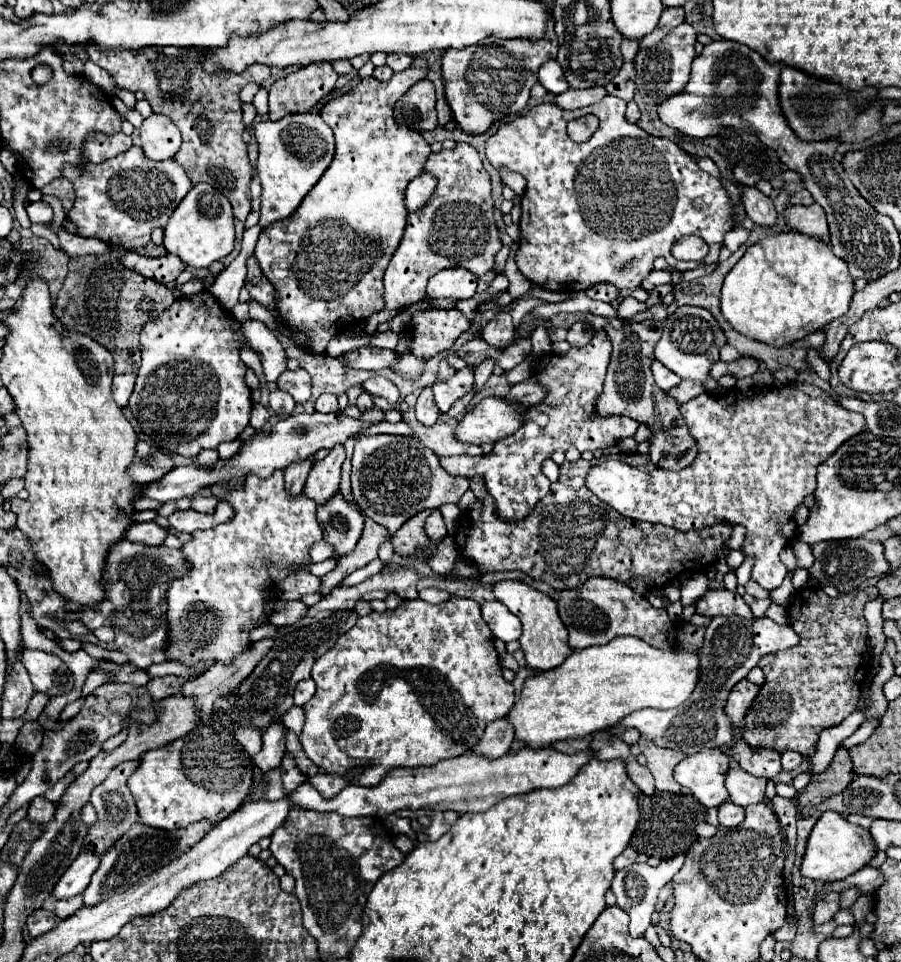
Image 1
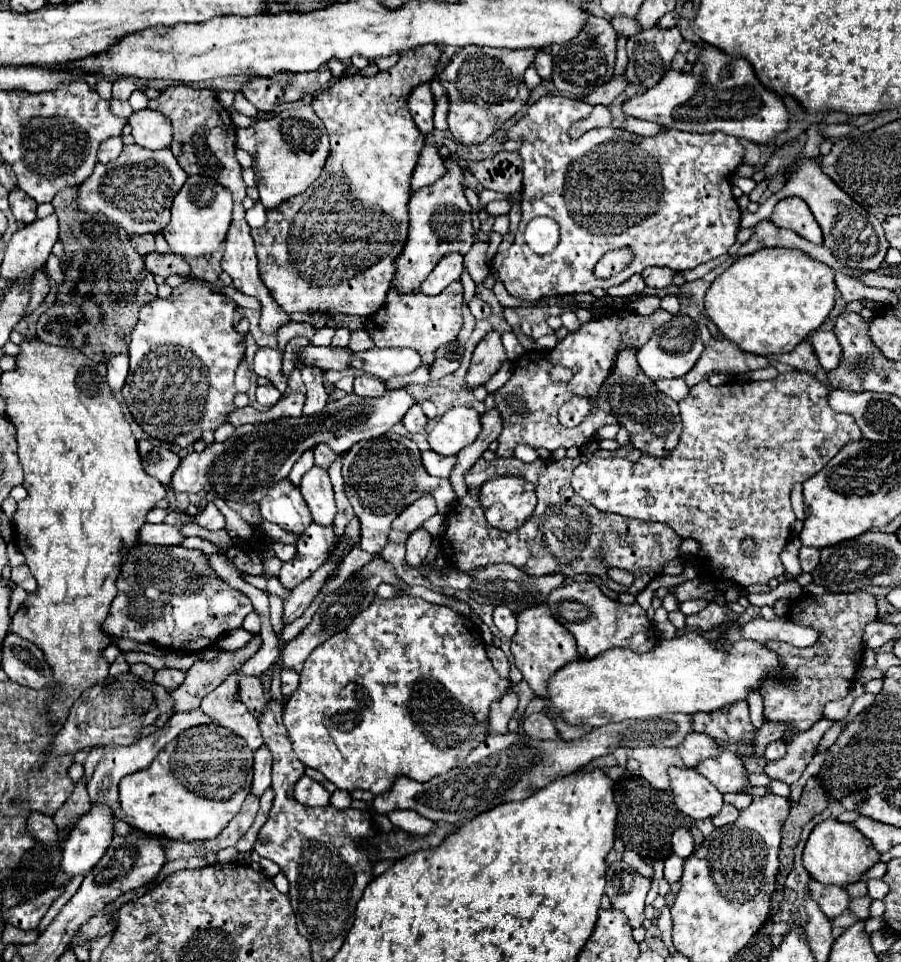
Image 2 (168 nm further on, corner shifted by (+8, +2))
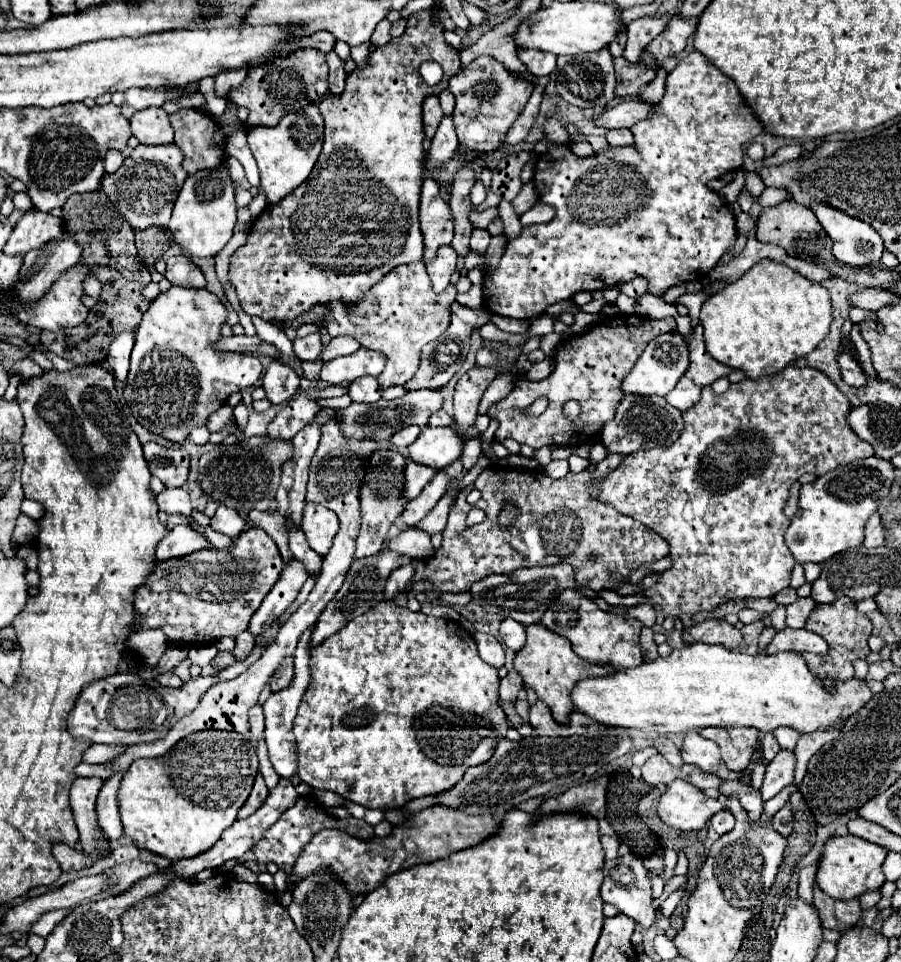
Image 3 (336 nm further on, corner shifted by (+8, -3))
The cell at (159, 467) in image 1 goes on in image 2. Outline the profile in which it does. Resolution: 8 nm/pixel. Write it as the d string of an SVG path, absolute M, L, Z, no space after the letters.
M140 440L138 450L140 450L140 458L142 458L142 466L144 466L146 474L158 478L160 484L166 486L170 482L174 470L180 464L180 458L166 446L158 446L148 440Z

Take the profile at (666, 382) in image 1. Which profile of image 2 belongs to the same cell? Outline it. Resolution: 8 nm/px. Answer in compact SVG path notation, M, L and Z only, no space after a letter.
M662 378L662 380L656 380L654 382L656 386L658 386L658 390L660 392L664 392L666 396L670 396L672 400L682 400L686 394L688 394L688 386L686 386L686 382L684 382L684 378L672 378L672 380L668 380L668 378Z

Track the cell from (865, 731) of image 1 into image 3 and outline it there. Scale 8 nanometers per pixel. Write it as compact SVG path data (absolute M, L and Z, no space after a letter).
M786 803L772 819L772 827L776 833L780 833L782 837L788 837L792 831L792 811L790 811L790 803Z

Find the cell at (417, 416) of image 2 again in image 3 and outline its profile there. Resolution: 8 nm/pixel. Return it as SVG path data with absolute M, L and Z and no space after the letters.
M410 425L410 427L400 429L398 433L394 433L394 435L390 437L390 443L392 443L394 447L408 447L410 443L414 443L414 439L416 439L418 435L420 435L420 427Z

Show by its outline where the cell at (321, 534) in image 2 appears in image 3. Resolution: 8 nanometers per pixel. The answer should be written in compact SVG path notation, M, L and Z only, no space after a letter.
M294 559L290 565L284 567L282 579L278 579L278 583L272 587L270 595L266 595L266 599L262 601L258 611L252 615L248 631L254 637L258 637L262 631L266 631L286 611L286 607L296 599L304 581L306 581L306 571L302 571L302 563L298 563Z

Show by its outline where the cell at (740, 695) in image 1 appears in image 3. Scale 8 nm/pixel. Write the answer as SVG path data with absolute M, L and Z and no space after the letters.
M710 727L700 731L706 739L712 739L718 743L722 751L722 761L730 771L742 771L756 747L758 741L758 731L750 727L734 727L734 729L720 729L720 727Z

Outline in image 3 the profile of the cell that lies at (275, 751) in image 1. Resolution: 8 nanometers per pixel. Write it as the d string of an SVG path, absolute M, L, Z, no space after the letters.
M258 775L258 777L256 777L256 783L254 783L254 789L252 789L250 797L246 799L244 807L238 811L238 817L236 817L236 819L246 819L246 817L250 817L250 815L264 803L266 795L268 795L268 787L266 787L262 775Z

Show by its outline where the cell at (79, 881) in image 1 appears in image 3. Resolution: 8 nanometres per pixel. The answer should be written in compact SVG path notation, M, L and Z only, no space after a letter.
M124 771L114 773L110 779L104 781L104 787L100 789L100 795L98 795L98 807L96 807L98 823L110 841L116 841L122 835L122 821L120 821L120 811L116 801L122 777L124 777Z

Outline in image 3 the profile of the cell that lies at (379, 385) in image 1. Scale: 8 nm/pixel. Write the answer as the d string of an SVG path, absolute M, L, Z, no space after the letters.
M360 377L350 383L348 395L354 403L374 403L382 395L382 387L378 385L376 377Z

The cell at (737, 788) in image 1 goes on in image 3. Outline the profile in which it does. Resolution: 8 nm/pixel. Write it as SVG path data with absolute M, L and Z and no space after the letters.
M688 731L684 735L682 759L684 759L684 763L698 765L706 773L710 773L712 769L716 769L718 763L722 763L720 755L718 755L718 745L714 741L704 739L698 731Z

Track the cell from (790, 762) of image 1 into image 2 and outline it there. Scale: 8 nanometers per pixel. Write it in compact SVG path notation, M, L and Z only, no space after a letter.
M776 740L766 748L764 758L766 760L780 760L780 758L784 758L784 754L786 754L786 744L782 740Z

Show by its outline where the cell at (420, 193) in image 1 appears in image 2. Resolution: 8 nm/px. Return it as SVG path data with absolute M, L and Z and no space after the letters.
M424 146L424 150L420 152L416 170L412 174L412 192L418 192L430 184L434 184L442 174L446 172L444 168L444 158L438 154L436 146Z

